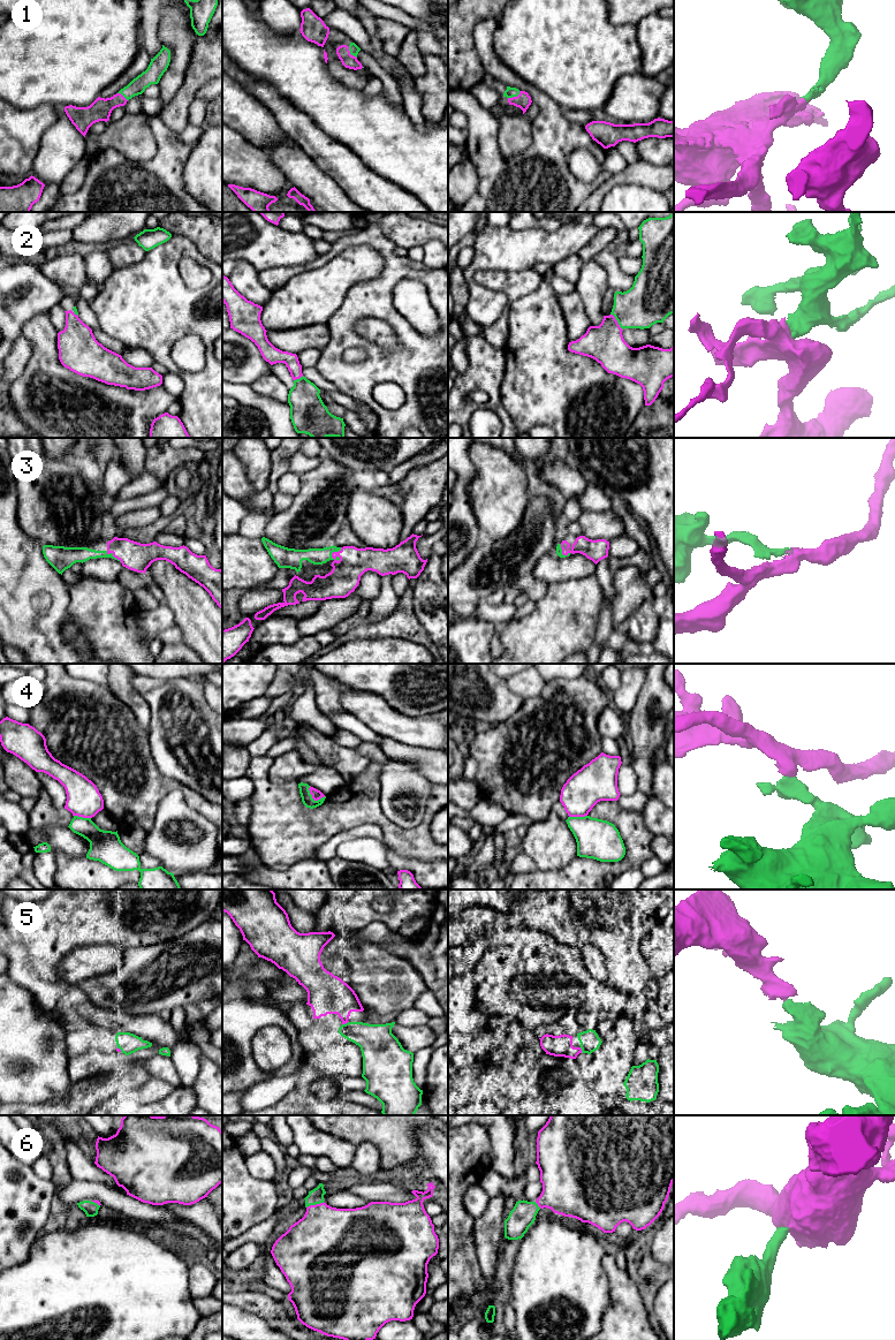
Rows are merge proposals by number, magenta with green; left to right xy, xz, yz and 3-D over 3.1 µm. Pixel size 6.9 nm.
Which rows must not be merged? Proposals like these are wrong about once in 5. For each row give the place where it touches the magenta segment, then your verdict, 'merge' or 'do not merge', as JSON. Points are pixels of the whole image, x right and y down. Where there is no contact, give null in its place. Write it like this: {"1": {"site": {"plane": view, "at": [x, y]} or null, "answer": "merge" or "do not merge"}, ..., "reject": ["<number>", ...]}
{"1": {"site": {"plane": "xz", "at": [349, 53]}, "answer": "merge"}, "2": {"site": {"plane": "yz", "at": [616, 322]}, "answer": "merge"}, "3": {"site": {"plane": "xz", "at": [332, 553]}, "answer": "merge"}, "4": {"site": {"plane": "xz", "at": [313, 799]}, "answer": "do not merge"}, "5": {"site": {"plane": "xz", "at": [344, 1023]}, "answer": "merge"}, "6": {"site": {"plane": "xz", "at": [316, 1204]}, "answer": "merge"}, "reject": ["4"]}

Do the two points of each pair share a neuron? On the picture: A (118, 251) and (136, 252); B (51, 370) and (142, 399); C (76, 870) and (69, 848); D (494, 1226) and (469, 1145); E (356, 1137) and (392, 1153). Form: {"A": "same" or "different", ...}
{"A": "same", "B": "same", "C": "different", "D": "different", "E": "same"}

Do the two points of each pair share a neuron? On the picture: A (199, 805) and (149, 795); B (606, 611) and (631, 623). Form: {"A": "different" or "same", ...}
{"A": "same", "B": "different"}

